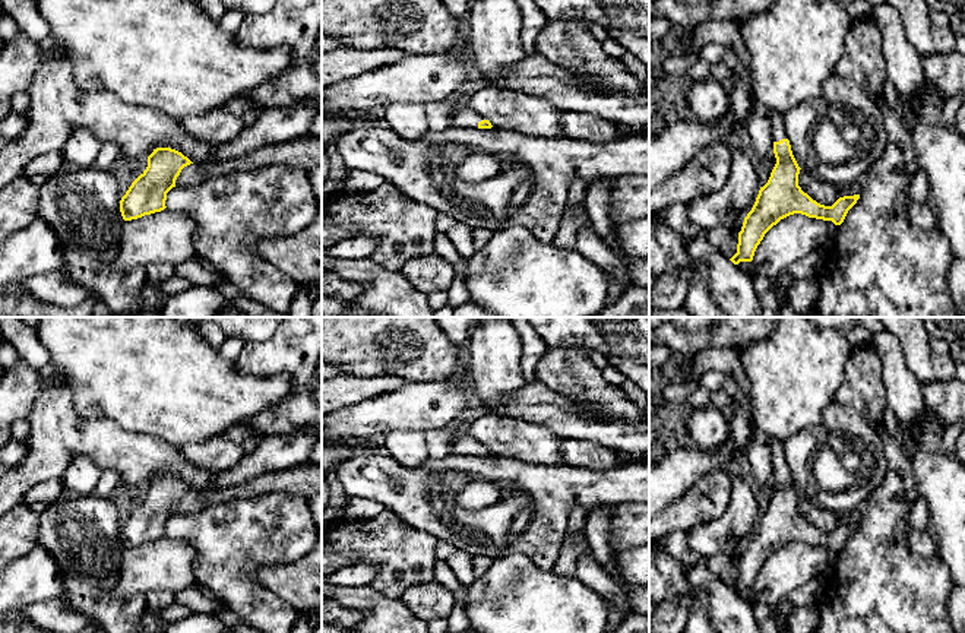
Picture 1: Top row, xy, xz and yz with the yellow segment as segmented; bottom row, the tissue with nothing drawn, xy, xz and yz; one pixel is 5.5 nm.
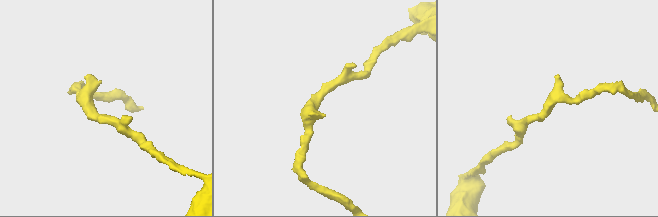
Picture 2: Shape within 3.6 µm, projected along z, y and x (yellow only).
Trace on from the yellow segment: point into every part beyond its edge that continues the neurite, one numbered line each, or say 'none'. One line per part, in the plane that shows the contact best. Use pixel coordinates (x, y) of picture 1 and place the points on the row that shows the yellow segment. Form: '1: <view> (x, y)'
1: yz (777, 120)

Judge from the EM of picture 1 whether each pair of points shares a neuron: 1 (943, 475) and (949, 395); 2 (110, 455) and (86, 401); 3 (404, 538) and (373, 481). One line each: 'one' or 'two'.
1: two
2: two
3: two

